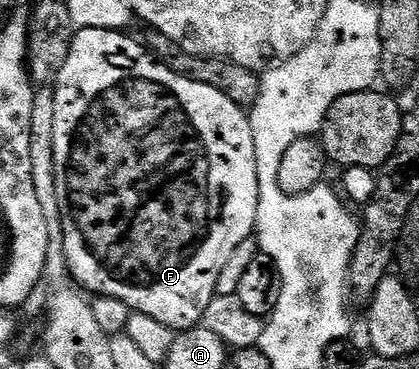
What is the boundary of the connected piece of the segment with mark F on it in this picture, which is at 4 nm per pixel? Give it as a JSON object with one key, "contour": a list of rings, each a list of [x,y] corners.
{"contour":[[[79,29],[73,34],[67,63],[59,71],[55,99],[55,191],[59,195],[59,215],[63,231],[63,251],[74,281],[89,295],[123,299],[129,310],[151,315],[175,331],[196,329],[207,311],[207,303],[217,296],[217,284],[223,267],[243,239],[254,236],[259,211],[259,175],[255,167],[255,139],[249,113],[231,103],[223,91],[187,79],[162,65],[140,40],[132,41],[116,29]]]}

